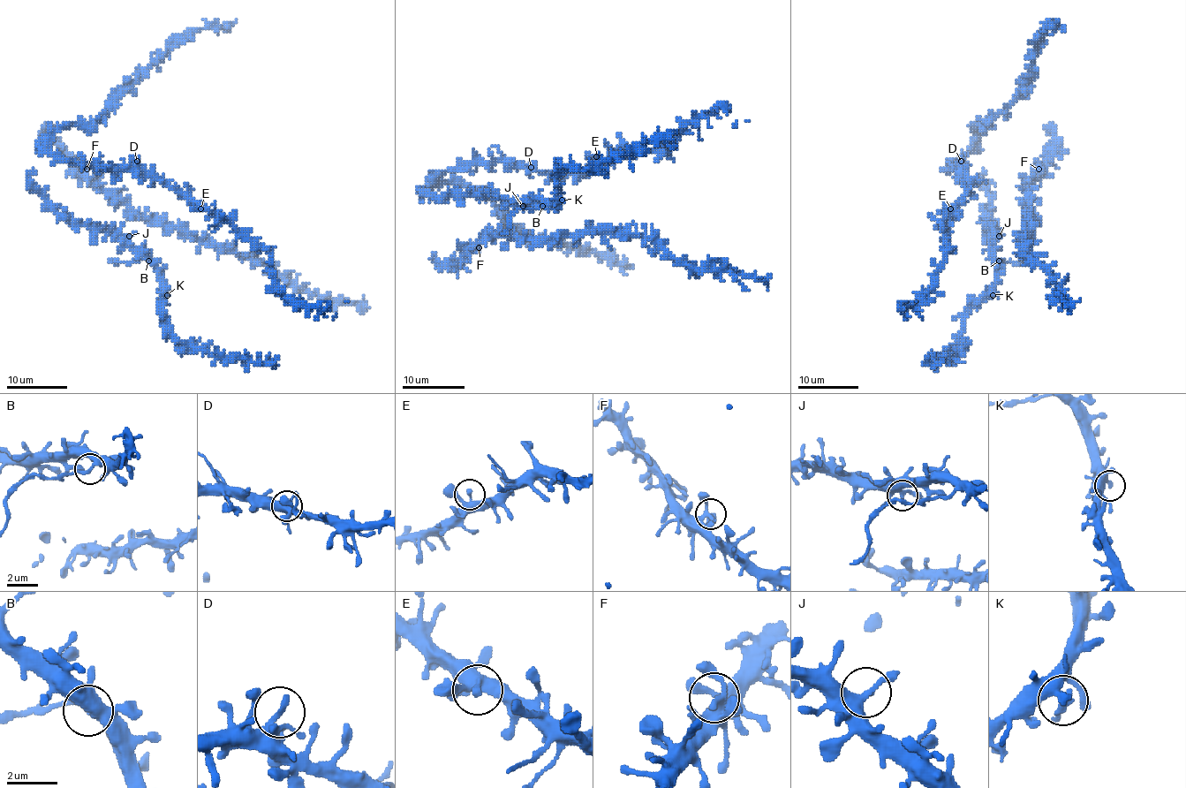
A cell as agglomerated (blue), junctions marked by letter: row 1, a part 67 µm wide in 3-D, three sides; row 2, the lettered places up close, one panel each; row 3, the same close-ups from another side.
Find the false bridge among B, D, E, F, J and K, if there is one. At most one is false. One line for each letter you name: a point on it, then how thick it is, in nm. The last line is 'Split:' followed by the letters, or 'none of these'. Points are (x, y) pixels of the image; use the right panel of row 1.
B: (999, 261) | 260 nm
Split: B

